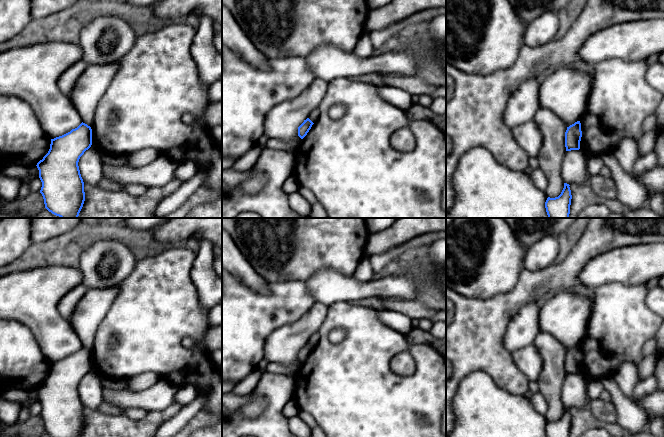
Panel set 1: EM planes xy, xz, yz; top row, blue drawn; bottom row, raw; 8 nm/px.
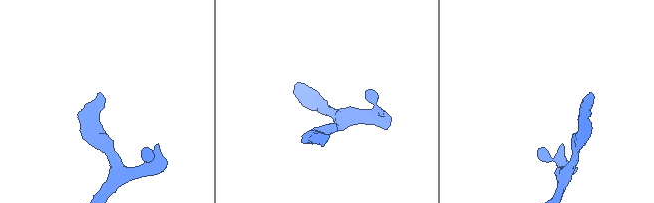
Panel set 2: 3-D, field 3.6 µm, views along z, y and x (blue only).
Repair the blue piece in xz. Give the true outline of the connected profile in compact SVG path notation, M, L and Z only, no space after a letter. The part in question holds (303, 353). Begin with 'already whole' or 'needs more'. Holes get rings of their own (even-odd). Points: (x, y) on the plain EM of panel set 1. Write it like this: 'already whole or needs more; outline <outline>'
already whole; outline M309 342L304 344L304 346L298 351L298 360L303 363L307 359L313 348L314 347Z

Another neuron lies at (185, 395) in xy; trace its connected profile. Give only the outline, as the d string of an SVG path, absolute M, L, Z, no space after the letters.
M192 385L178 387L175 394L175 402L185 407L192 403L199 395L198 390Z

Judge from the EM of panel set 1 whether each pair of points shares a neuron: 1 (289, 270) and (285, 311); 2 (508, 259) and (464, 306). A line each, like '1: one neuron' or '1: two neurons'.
1: two neurons
2: two neurons

